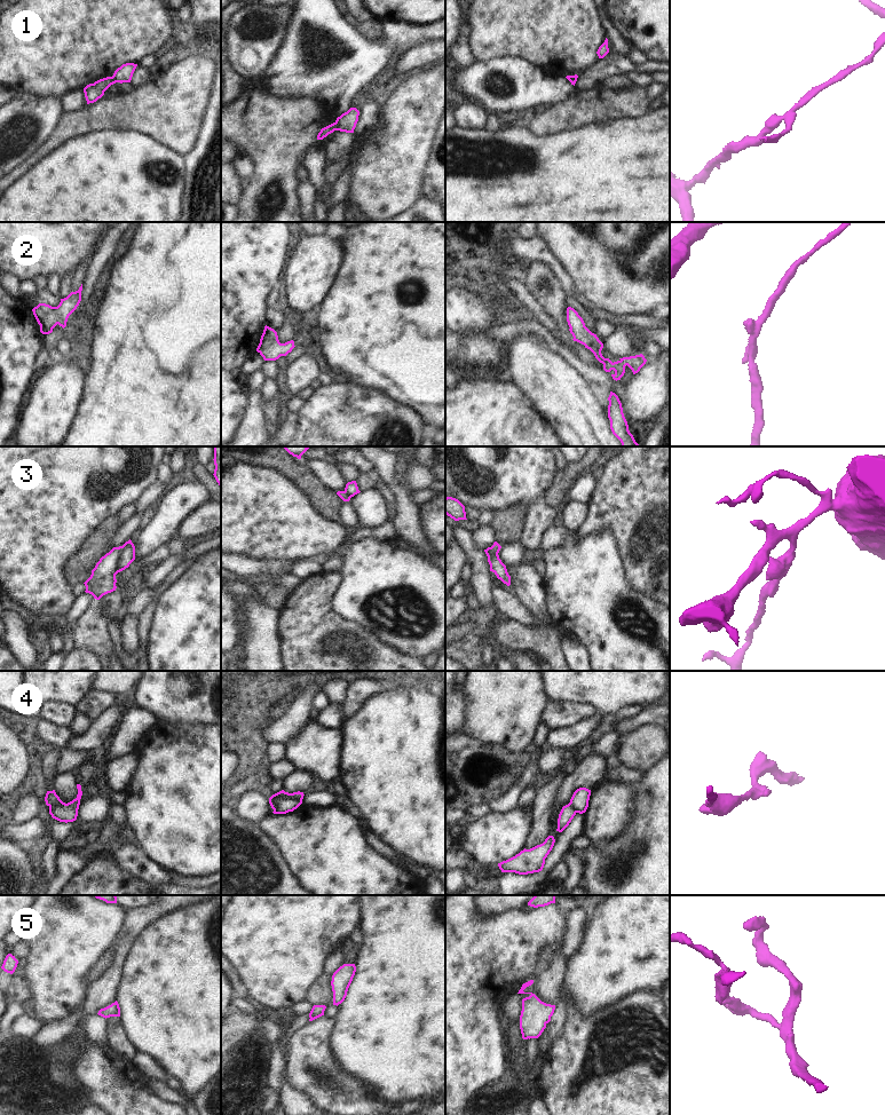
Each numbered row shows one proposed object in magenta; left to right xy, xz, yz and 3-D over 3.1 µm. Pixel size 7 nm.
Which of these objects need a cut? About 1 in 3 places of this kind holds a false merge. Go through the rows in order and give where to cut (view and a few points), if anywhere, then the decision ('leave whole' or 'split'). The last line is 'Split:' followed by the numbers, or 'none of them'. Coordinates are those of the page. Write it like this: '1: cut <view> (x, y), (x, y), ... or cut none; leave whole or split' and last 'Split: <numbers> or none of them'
1: cut xz (334, 123), (337, 129); split
2: cut none; leave whole
3: cut xy (121, 546), (117, 571); split
4: cut xz (276, 793), (301, 801); split
5: cut none; leave whole
Split: 1, 3, 4

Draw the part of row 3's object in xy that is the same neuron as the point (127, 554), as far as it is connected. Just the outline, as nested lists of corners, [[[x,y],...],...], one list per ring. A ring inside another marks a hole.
[[[128,540],[121,546],[120,555],[118,558],[117,571],[120,572],[129,567],[135,560],[135,546]]]

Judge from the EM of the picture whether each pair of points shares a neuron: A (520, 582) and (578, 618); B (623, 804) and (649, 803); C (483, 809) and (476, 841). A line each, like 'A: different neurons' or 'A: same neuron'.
A: different neurons
B: different neurons
C: different neurons

